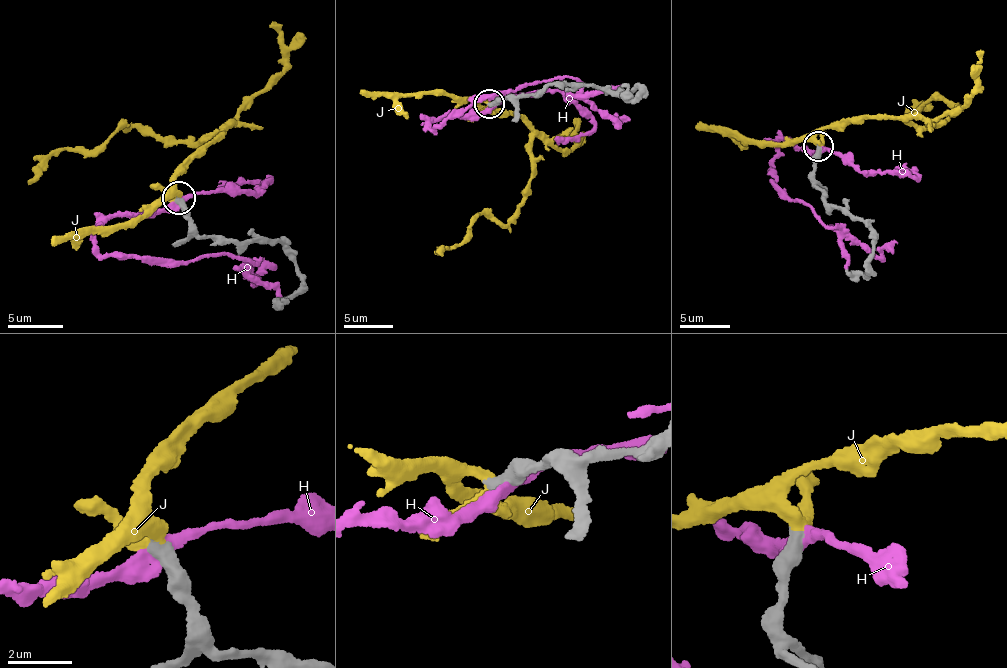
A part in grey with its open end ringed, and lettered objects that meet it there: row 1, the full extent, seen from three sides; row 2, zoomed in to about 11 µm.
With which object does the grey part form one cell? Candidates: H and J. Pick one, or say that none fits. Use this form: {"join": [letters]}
{"join": ["J"]}

